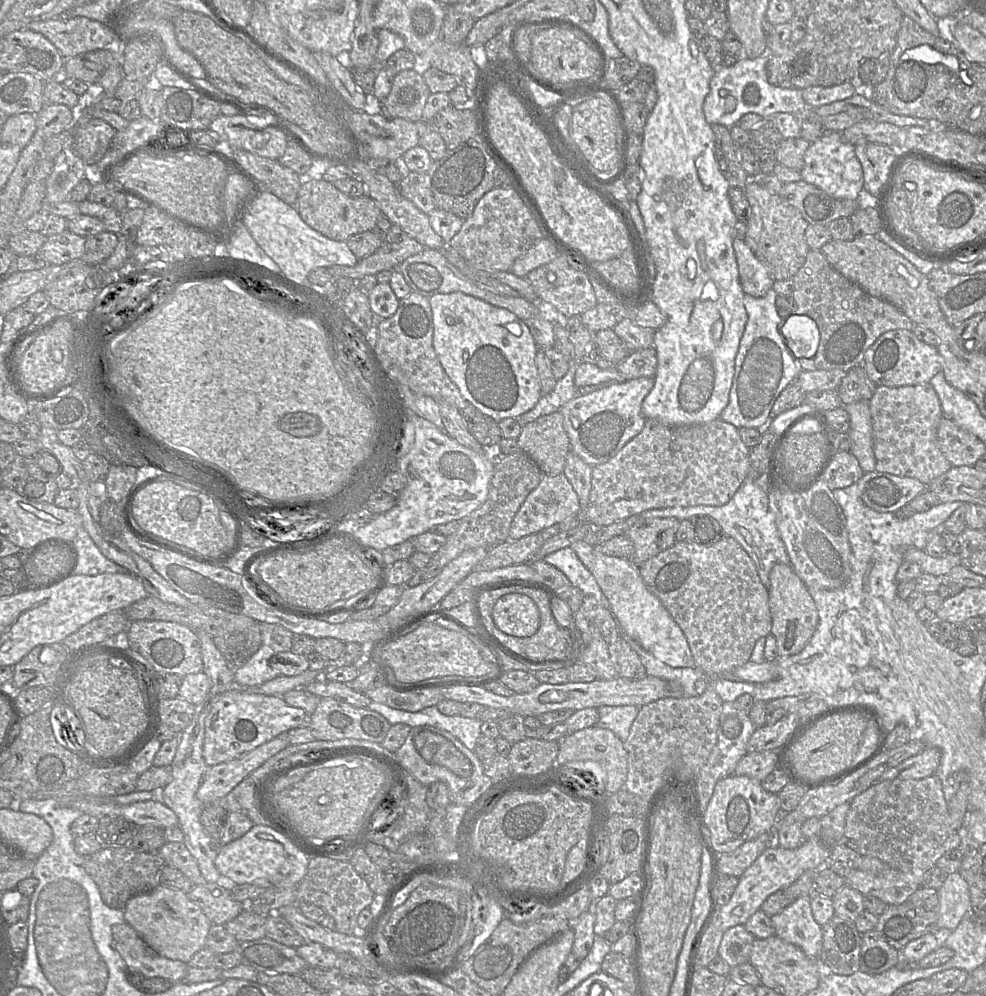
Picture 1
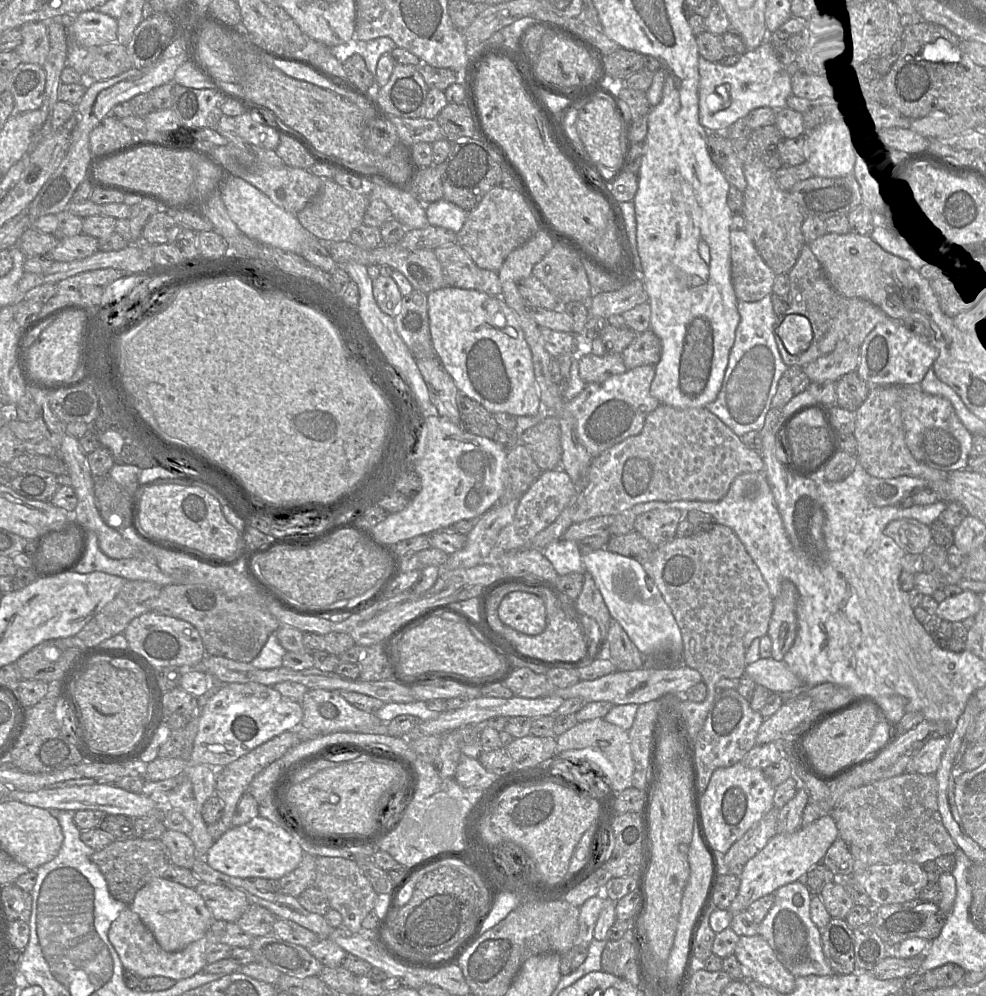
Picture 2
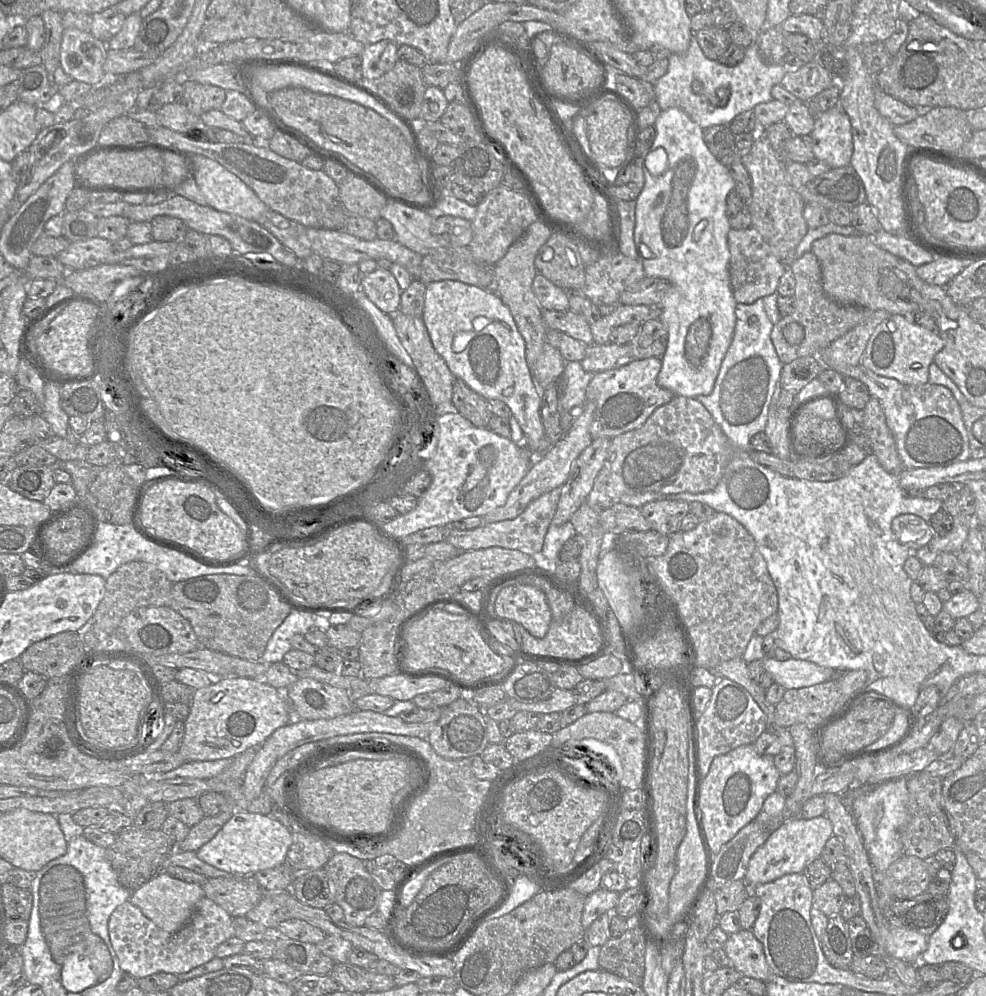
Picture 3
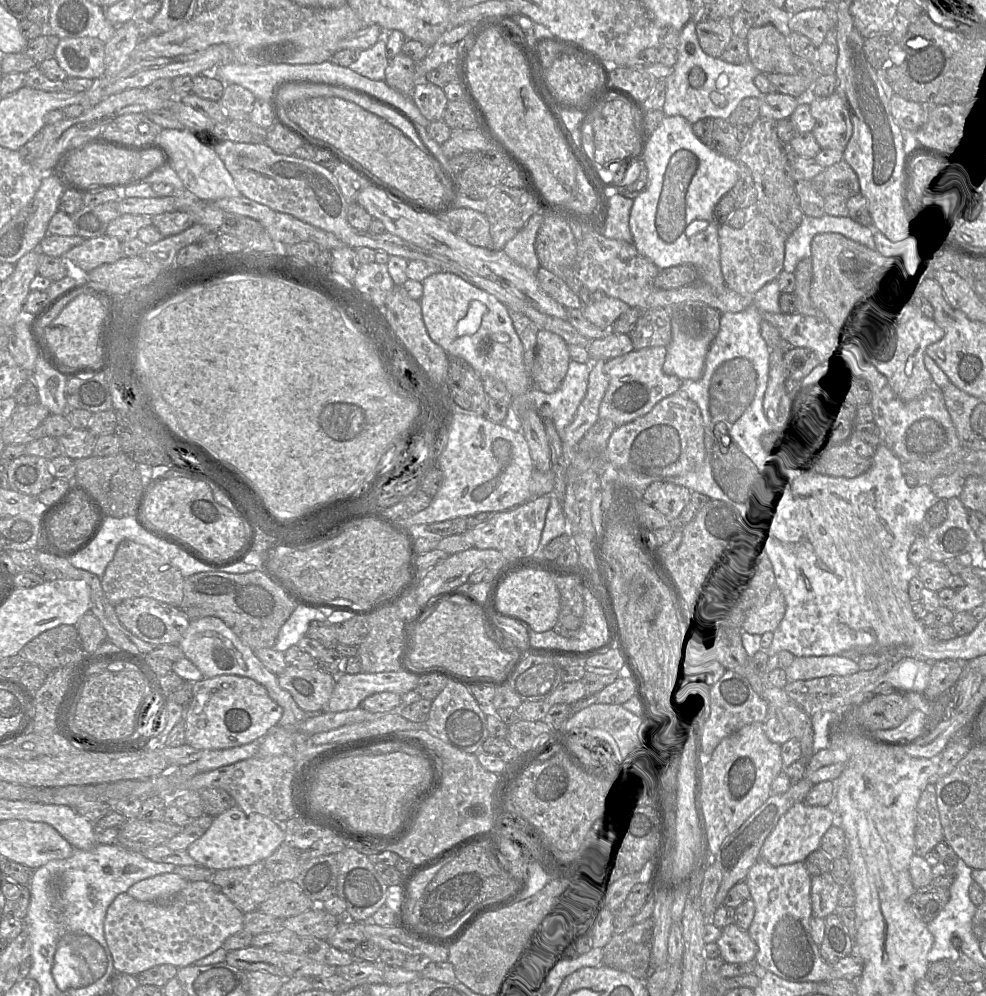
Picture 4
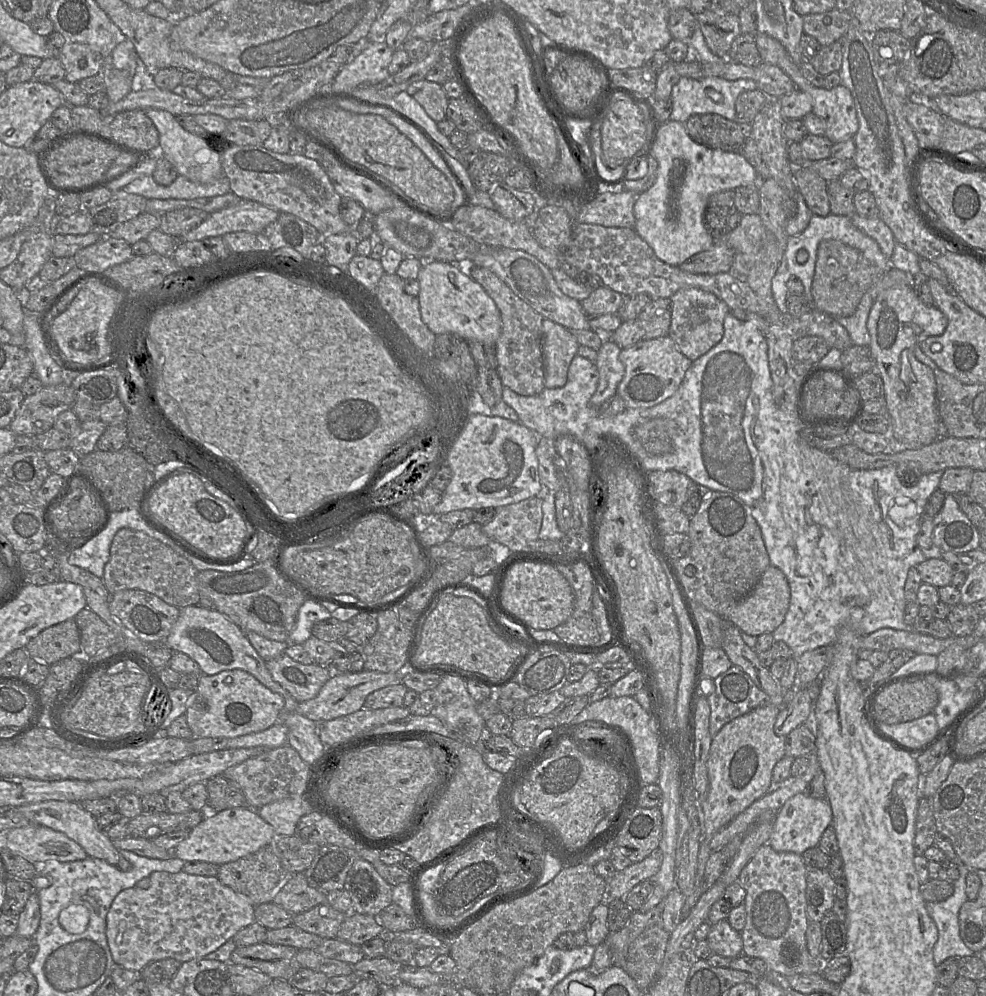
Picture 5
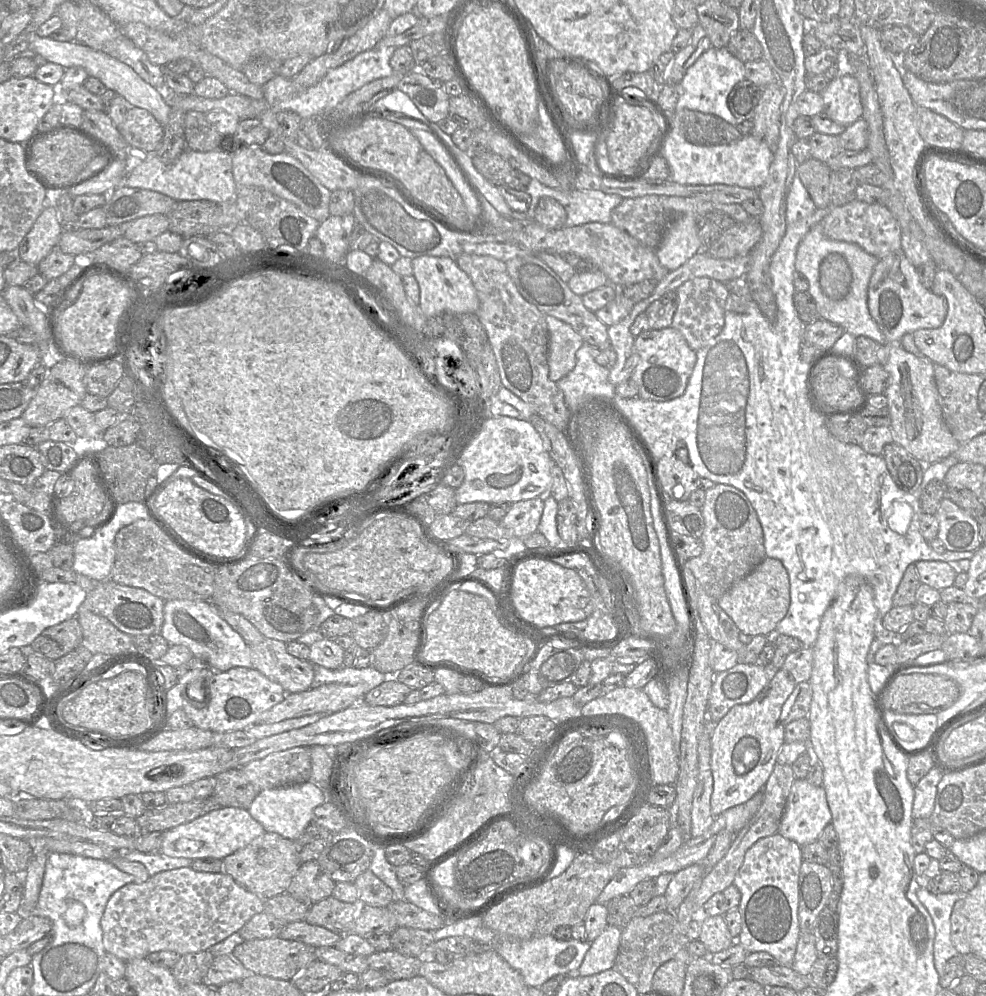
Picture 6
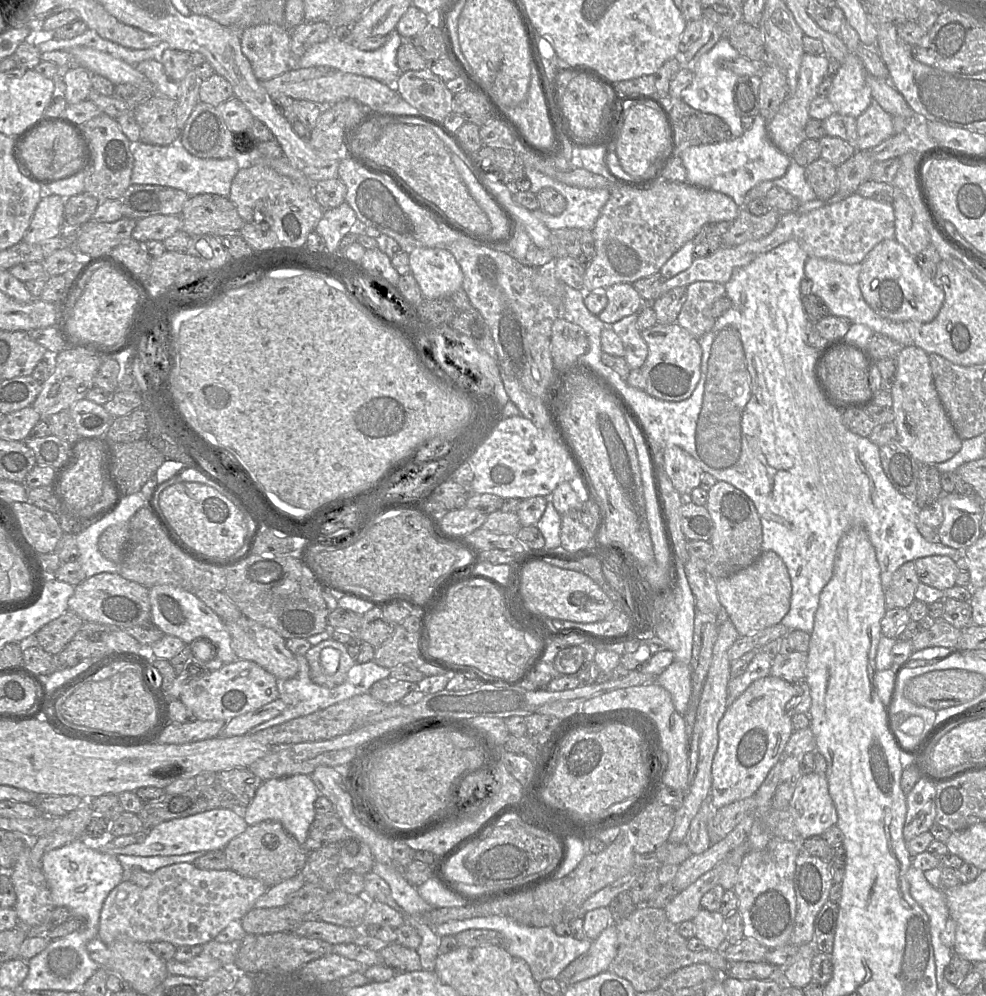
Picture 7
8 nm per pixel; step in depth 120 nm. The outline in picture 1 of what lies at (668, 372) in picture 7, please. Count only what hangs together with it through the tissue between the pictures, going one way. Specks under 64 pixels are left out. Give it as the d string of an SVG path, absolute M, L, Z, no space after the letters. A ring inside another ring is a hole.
M653 377L625 380L583 396L576 396L560 408L571 451L591 466L611 459L644 428L641 407L655 384Z

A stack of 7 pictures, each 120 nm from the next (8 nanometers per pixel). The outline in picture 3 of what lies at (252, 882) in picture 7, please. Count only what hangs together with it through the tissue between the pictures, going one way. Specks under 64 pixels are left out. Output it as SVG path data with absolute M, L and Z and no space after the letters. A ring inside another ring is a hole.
M206 896L198 902L189 922L175 933L157 927L128 900L111 914L108 934L120 969L137 980L160 972L175 975L189 972L215 958L216 948L235 937L233 918Z

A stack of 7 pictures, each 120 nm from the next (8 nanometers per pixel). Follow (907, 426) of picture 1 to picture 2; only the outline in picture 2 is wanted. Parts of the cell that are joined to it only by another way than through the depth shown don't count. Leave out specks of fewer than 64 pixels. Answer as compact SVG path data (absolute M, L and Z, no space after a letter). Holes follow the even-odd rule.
M871 386L868 397L855 411L854 436L858 443L857 459L873 477L896 478L912 476L925 479L928 487L937 492L939 501L949 501L948 472L929 467L917 461L905 440L905 428L901 414L902 386Z

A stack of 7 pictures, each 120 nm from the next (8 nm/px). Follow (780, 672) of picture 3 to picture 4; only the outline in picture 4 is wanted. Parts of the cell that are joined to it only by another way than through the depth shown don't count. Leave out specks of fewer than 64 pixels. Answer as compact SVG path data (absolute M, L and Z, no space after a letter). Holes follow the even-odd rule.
M841 655L795 657L785 670L787 682L826 676L848 676L860 671L857 659Z

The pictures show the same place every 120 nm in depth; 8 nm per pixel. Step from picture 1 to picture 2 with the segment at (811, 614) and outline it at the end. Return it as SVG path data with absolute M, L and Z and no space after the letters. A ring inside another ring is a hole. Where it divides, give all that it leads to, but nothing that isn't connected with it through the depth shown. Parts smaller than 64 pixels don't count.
M783 580L780 594L773 600L773 612L767 632L772 641L772 658L776 661L783 660L795 641L798 599L799 592L795 584L790 580Z

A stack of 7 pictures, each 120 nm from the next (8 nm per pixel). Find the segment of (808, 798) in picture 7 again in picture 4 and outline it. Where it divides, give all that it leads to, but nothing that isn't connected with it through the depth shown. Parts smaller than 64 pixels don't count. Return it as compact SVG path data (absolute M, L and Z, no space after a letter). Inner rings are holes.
M805 802L797 803L781 816L775 828L765 839L759 860L775 867L804 862L809 854L820 848L823 835L834 824L838 824L834 805L833 807L822 807L810 806Z

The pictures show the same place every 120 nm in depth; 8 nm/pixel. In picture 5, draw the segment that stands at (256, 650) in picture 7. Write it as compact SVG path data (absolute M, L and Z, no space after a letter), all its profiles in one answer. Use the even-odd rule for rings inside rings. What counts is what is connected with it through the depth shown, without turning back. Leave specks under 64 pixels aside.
M286 653L266 661L266 667L272 678L298 703L314 698L332 676L328 666L302 664Z

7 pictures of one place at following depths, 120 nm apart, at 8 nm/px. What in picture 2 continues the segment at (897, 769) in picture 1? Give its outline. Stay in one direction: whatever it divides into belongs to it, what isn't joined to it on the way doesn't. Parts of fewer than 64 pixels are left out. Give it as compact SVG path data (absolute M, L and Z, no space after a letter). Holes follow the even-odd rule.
M949 736L929 740L919 752L911 757L905 768L905 772L935 775L948 743Z

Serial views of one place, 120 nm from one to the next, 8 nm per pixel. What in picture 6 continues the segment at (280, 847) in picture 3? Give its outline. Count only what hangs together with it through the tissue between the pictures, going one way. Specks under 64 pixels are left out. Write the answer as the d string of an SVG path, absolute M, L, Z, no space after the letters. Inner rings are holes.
M220 807L188 823L164 831L159 852L169 857L192 860L199 858L224 859L244 848L265 832L264 827L250 815L247 809Z

